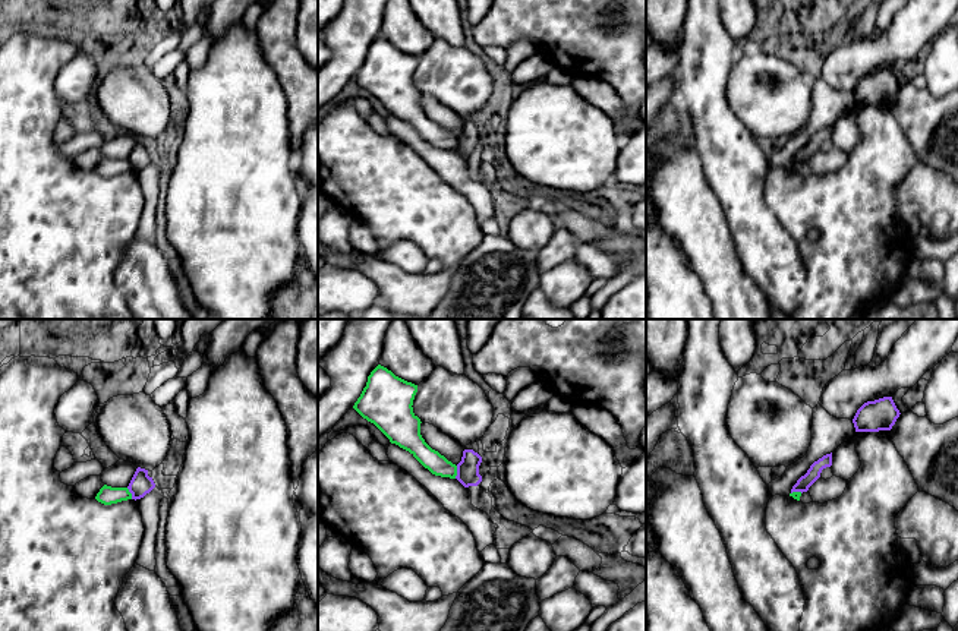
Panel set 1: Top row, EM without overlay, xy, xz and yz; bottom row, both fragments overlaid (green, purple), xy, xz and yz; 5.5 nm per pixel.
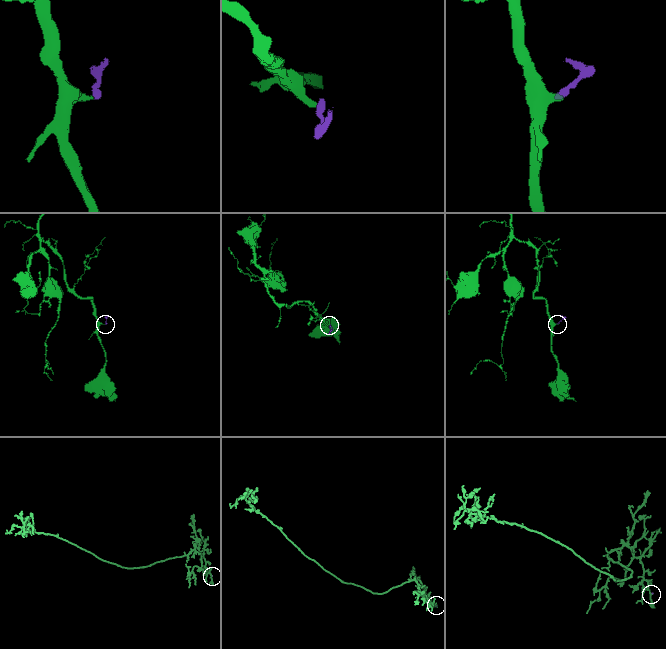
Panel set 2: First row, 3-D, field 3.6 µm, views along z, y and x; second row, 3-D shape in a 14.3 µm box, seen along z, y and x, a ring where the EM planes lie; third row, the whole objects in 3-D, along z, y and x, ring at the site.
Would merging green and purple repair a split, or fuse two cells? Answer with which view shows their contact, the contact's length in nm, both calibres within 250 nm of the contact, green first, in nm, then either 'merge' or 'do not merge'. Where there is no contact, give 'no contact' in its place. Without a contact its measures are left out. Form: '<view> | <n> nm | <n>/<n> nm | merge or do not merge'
xz | 70 nm | 110/130 nm | do not merge

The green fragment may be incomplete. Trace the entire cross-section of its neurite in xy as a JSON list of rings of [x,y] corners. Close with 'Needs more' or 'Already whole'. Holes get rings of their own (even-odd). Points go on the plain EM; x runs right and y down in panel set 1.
[[[104,157],[97,165],[95,171],[104,177],[111,177],[132,171],[132,165],[129,164],[127,160],[111,160]]]. Already whole

